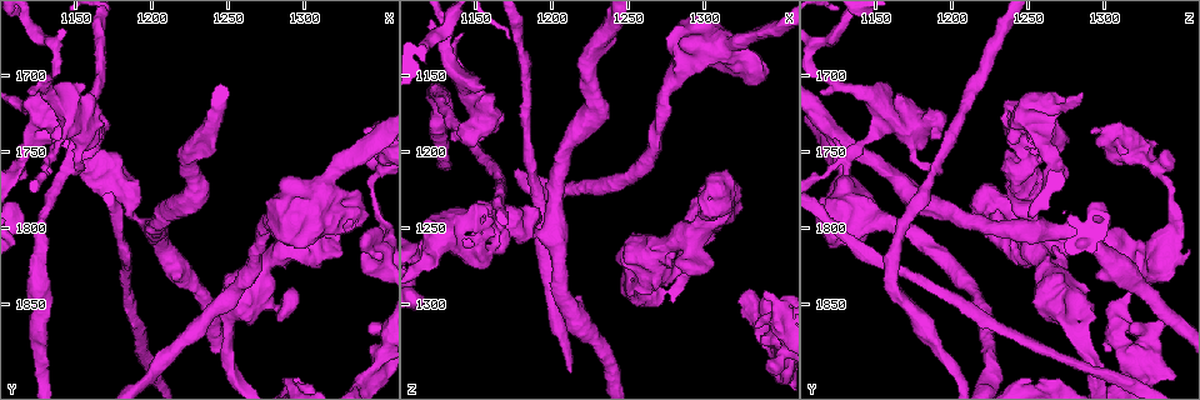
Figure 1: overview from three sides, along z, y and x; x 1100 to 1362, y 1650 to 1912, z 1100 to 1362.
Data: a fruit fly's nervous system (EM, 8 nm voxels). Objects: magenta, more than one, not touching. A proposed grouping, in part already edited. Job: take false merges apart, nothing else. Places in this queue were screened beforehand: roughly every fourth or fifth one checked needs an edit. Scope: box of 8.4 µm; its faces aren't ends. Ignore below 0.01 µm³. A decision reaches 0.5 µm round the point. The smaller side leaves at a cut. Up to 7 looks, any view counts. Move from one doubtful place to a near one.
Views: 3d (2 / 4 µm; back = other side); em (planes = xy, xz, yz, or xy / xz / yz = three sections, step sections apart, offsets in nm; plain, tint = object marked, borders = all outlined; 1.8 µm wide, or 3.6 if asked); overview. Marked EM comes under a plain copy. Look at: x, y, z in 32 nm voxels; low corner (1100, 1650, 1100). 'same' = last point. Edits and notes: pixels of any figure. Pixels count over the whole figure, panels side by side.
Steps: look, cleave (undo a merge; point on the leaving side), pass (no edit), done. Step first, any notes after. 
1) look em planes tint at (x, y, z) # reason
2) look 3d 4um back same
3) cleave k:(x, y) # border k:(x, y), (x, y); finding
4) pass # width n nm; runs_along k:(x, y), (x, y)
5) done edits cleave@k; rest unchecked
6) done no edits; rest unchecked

look em planes tint at (1306, 1778, 1218) # abrupt turn

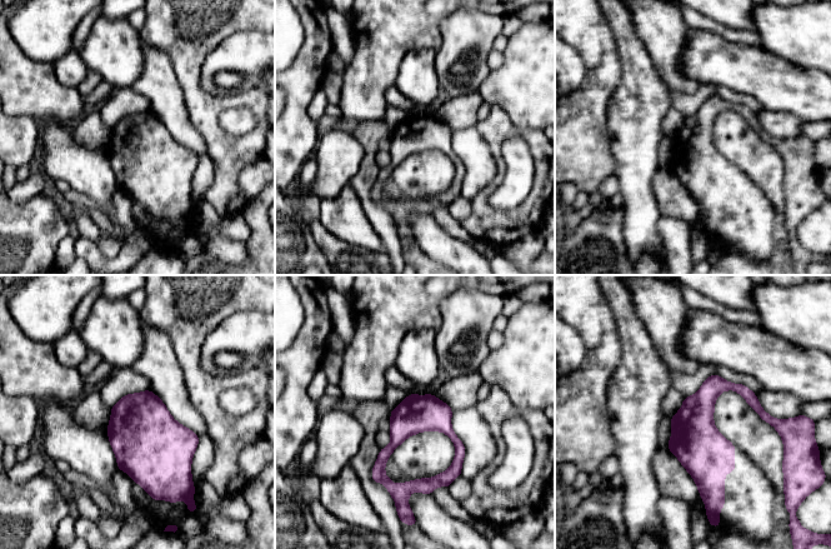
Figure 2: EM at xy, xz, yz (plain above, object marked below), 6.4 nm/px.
pass # continuous, no second neuron

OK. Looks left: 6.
look em planes borders at (1344, 1774, 1342) # calibre changes

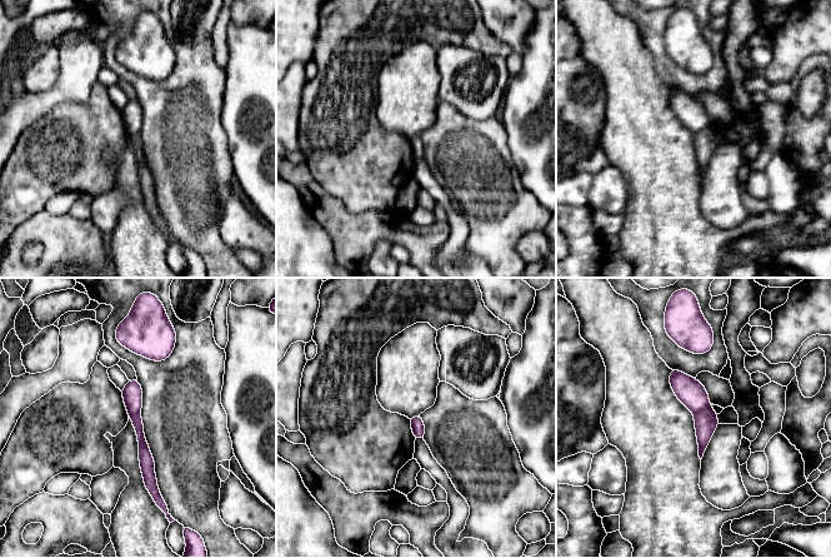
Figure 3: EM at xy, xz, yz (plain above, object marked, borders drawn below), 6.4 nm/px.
cleave 3:(690, 392) # width 80 nm; border 3:(709, 405), (695, 415); two neurons meet here

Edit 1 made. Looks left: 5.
look em planes tint at (1262, 1850, 1282) # two arms at a narrow angle

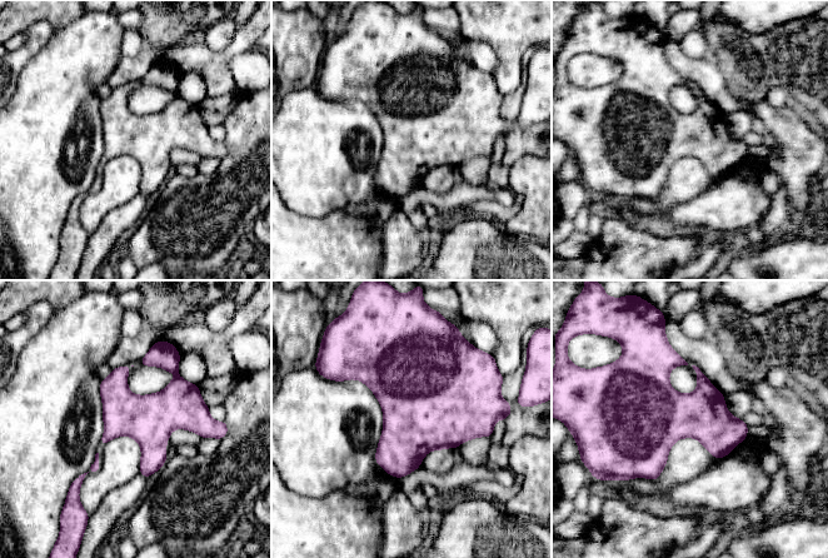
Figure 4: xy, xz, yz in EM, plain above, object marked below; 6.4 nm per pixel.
pass # continuous, no second neuron

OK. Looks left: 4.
done edits cleave@3; rest unchecked

